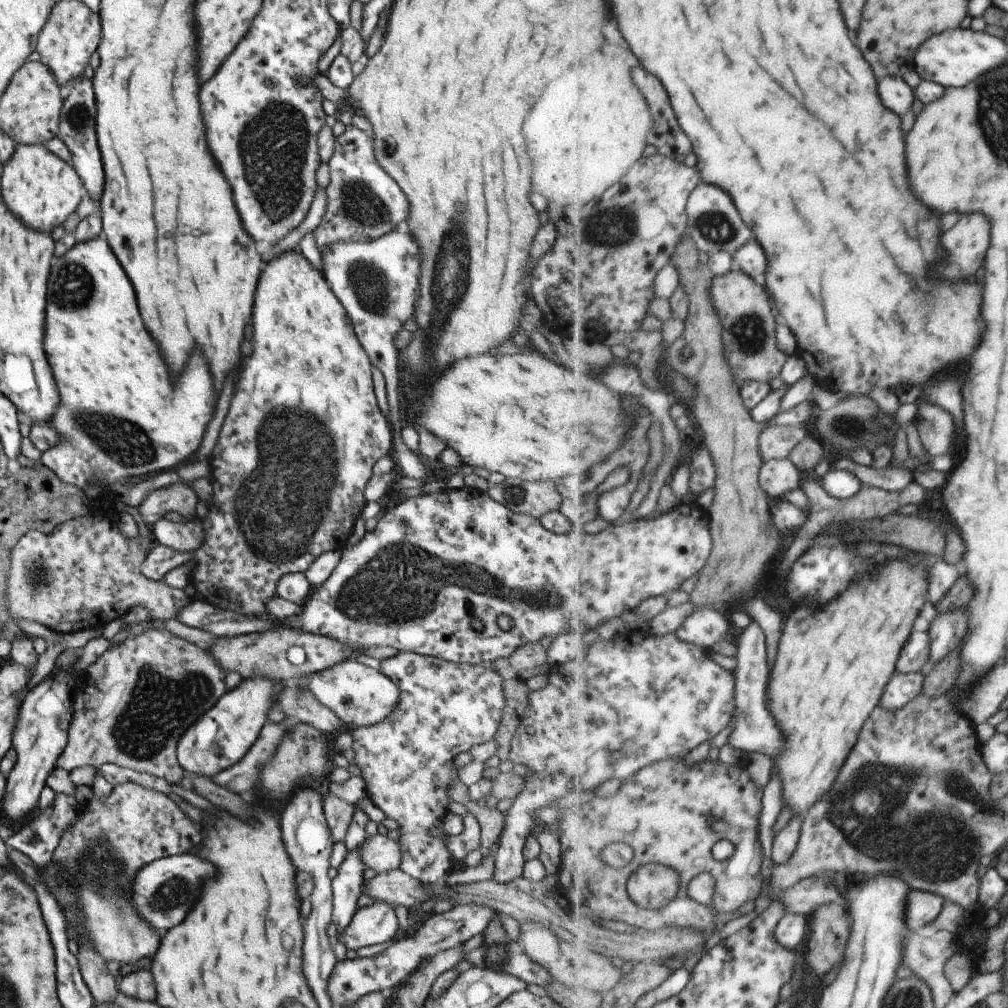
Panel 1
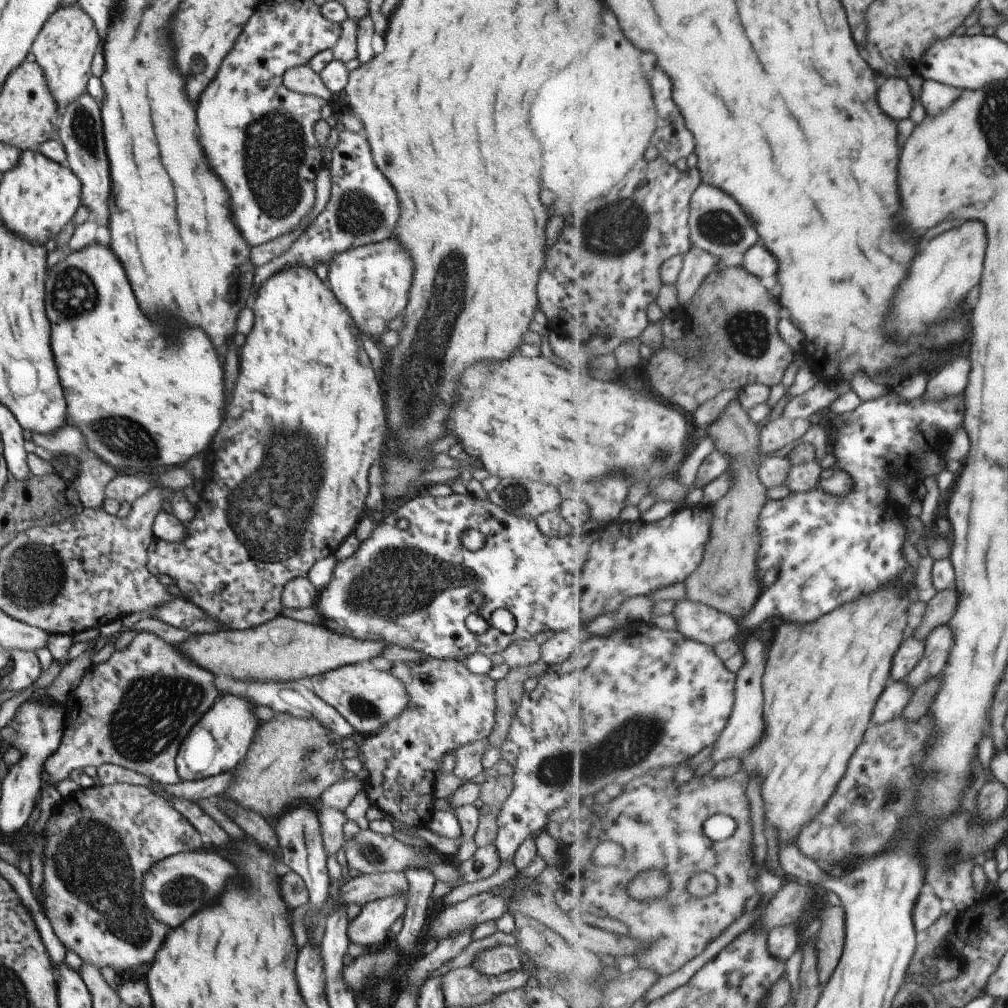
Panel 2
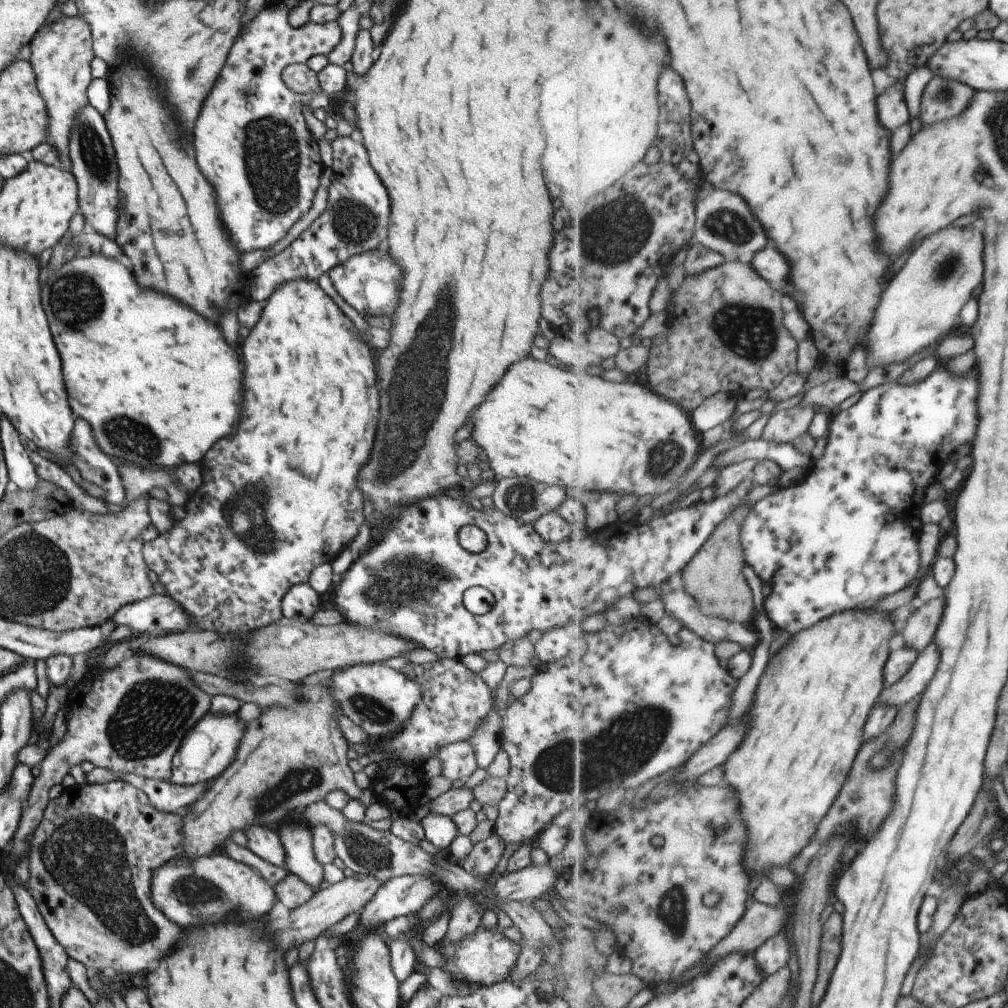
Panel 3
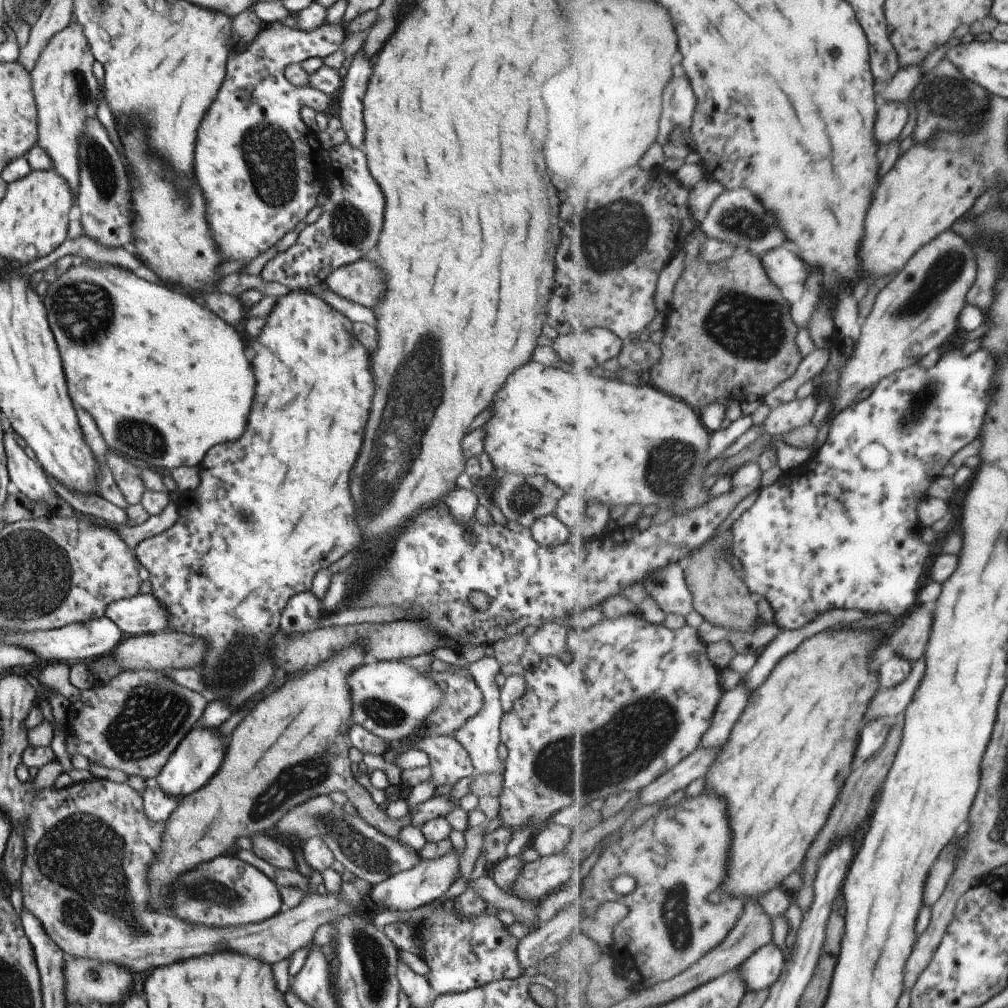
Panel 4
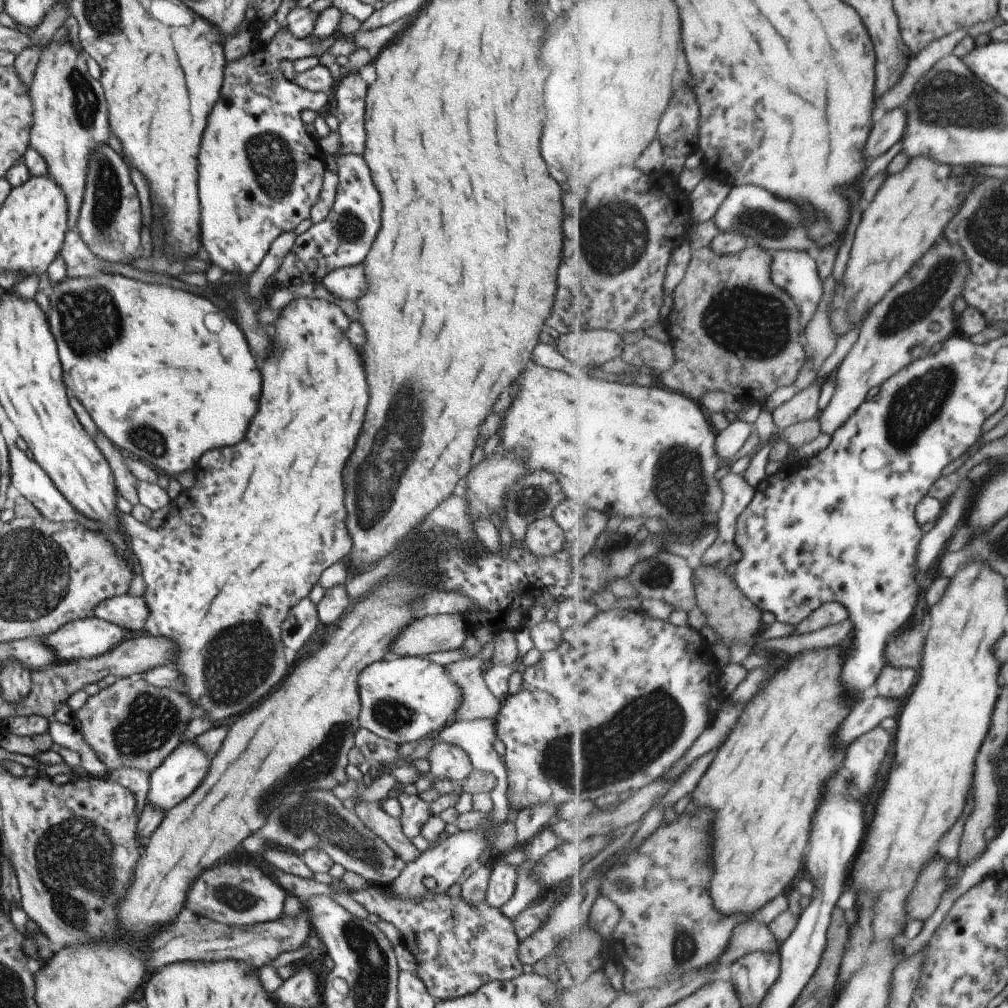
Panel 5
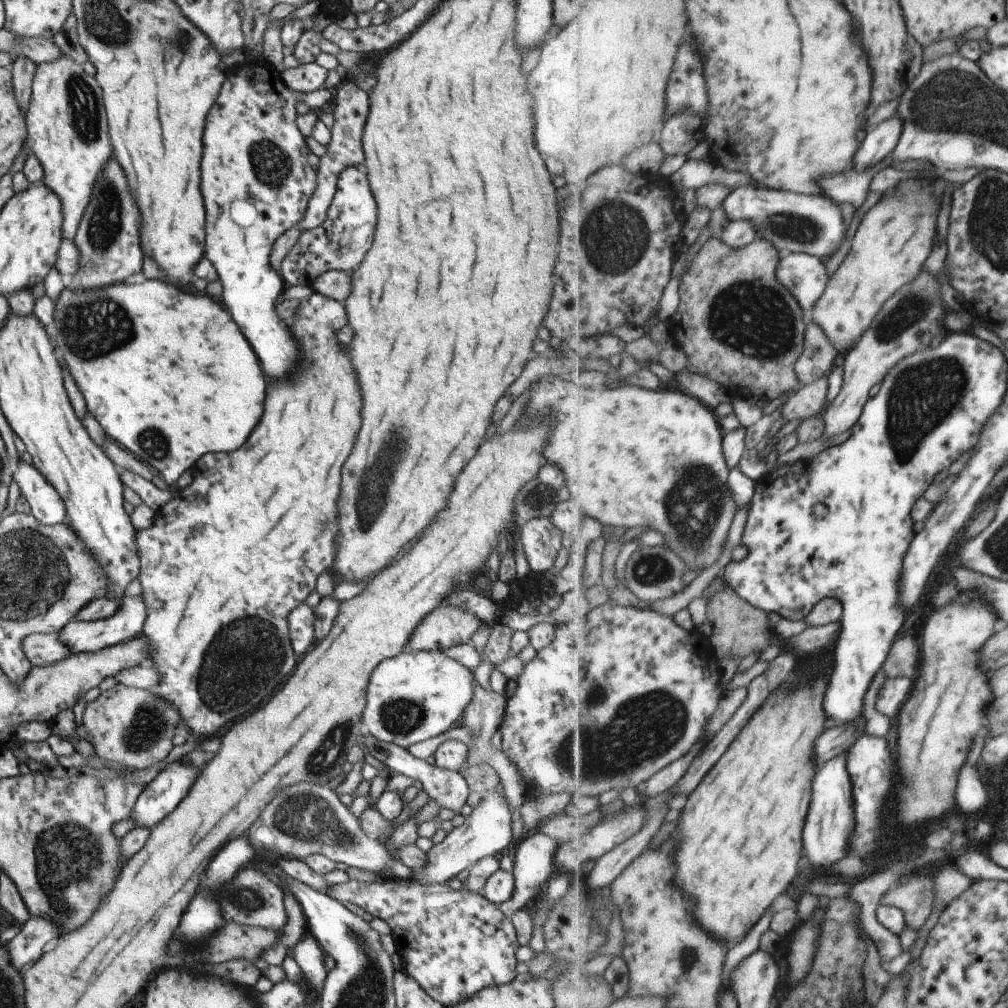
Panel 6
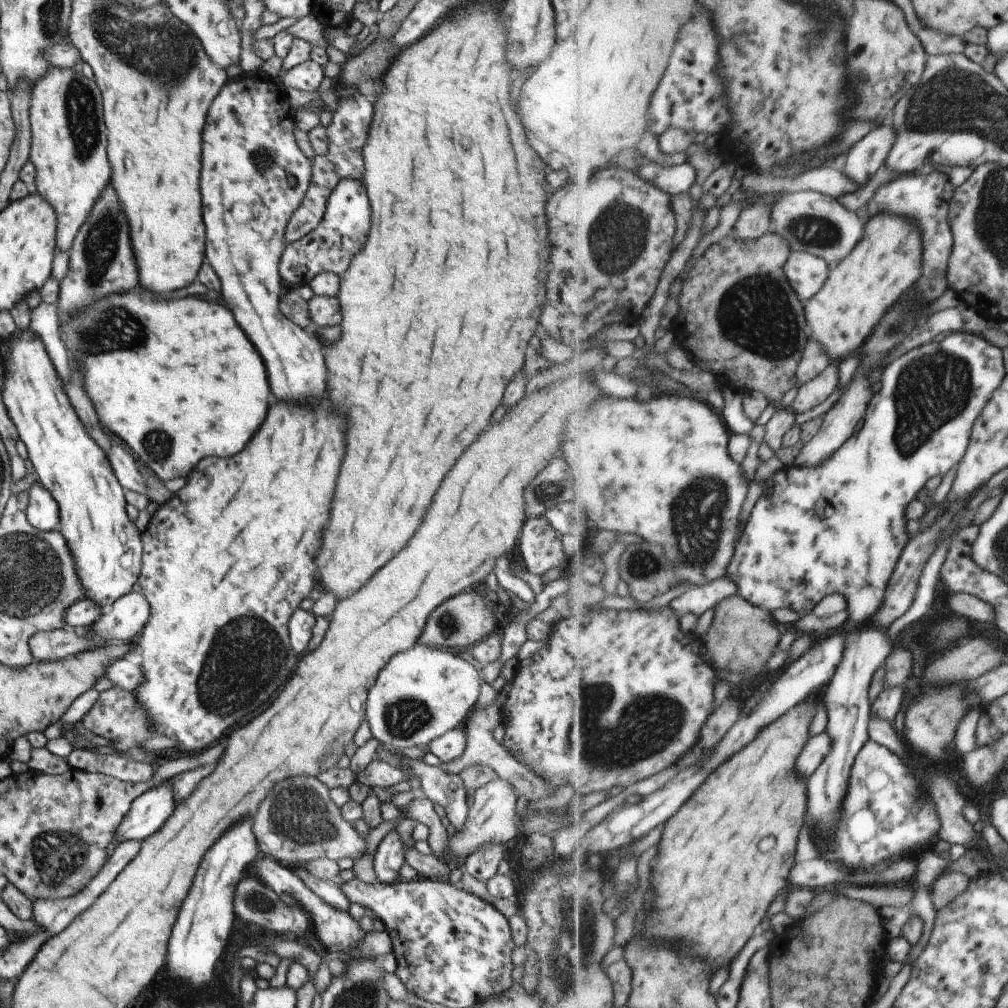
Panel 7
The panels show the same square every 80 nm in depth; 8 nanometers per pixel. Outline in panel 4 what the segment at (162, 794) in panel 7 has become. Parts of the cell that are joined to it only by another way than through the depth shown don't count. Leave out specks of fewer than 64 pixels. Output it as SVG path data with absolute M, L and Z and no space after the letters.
M194 726L179 741L153 780L164 793L183 798L193 790L197 790L199 786L203 786L205 780L209 780L215 774L215 770L221 766L223 754L225 754L225 740L221 734L217 734L217 730L211 732L209 728Z

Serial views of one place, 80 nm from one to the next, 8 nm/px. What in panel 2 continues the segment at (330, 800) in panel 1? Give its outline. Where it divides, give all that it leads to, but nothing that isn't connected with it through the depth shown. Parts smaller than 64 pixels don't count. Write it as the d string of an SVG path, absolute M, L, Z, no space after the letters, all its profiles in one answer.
M317 807L321 844L325 848L325 856L334 856L343 842L342 826L347 818L341 810L335 808Z

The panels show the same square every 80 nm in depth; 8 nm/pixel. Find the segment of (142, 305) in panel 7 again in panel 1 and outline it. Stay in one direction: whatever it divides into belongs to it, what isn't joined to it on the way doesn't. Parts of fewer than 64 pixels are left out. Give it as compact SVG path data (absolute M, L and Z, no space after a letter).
M103 238L76 242L63 256L53 256L46 284L43 350L59 394L59 406L48 426L61 436L61 442L41 453L39 462L59 480L79 489L87 488L89 482L95 480L99 480L105 488L113 482L134 482L147 478L145 472L161 472L163 468L181 464L199 446L201 434L213 412L213 390L207 366L195 356L191 360L195 364L187 364L177 382L171 386L167 366L157 364L157 346L145 332L139 318L131 284Z

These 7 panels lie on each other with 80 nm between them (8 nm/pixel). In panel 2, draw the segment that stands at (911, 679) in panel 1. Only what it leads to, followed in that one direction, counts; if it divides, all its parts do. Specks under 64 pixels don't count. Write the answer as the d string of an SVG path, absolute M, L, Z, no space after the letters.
M893 682L886 688L886 692L881 696L876 706L876 711L872 715L873 724L887 724L889 720L902 717L907 704L915 696L916 690L911 690L907 682Z

